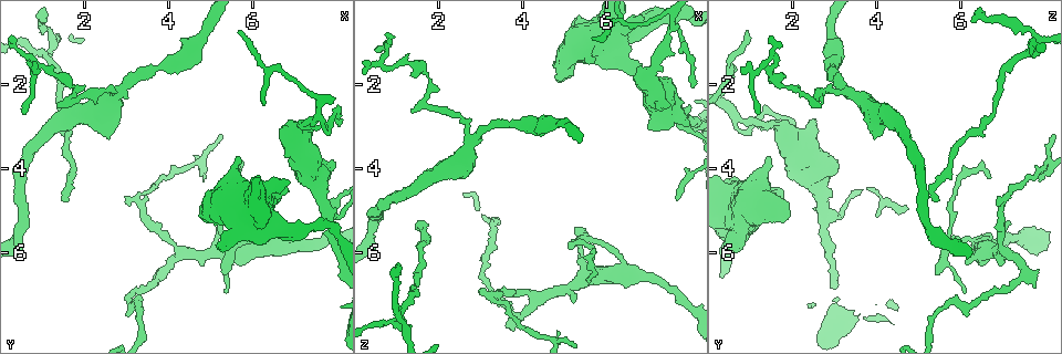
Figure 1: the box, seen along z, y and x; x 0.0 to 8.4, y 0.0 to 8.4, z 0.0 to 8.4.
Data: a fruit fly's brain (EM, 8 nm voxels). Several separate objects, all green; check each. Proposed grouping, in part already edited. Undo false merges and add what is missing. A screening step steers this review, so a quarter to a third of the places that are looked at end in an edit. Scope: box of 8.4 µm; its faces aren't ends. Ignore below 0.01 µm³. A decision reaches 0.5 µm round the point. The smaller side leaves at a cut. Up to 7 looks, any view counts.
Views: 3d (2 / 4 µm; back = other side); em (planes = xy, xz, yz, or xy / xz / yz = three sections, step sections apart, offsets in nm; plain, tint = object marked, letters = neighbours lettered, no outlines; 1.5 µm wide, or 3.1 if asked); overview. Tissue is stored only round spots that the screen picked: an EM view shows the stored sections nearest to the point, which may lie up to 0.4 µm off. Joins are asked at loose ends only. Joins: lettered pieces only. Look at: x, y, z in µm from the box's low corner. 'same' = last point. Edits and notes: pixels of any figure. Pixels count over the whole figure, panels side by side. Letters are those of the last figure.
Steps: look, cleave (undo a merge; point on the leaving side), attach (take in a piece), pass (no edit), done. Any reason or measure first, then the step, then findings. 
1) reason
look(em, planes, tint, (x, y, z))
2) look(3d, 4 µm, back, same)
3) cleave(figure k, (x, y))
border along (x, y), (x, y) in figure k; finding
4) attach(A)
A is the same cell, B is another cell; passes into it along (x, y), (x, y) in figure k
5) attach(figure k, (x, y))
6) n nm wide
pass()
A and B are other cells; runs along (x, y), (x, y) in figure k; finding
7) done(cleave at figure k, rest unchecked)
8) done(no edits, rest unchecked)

abrupt turn
look(em, planes, tint, (3.35, 4.75, 7.00))

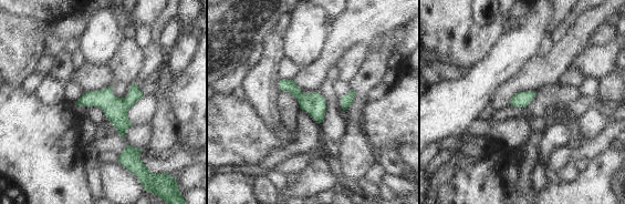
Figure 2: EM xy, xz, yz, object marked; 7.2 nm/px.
see the neighbours
look(em, planes, letters, same)

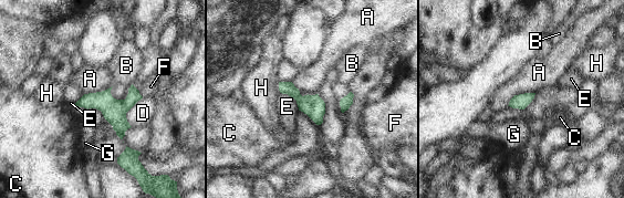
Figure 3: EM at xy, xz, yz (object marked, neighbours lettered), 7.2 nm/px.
160 nm wide
pass()
A, B, C, D, E, F, G and H are other cells; border along (143, 97), (126, 113), (131, 126) in figure 3; all the same neuron

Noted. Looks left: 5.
branch stops here
look(3d, 2 µm, back, (4.80, 4.30, 7.85))

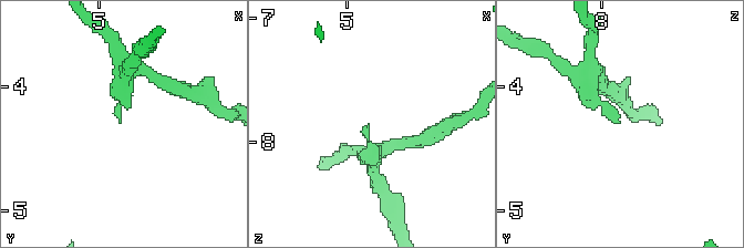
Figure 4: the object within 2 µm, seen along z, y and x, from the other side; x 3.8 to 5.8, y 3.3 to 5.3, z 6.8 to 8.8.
look(em, planes, tint, (4.82, 4.32, 7.84))

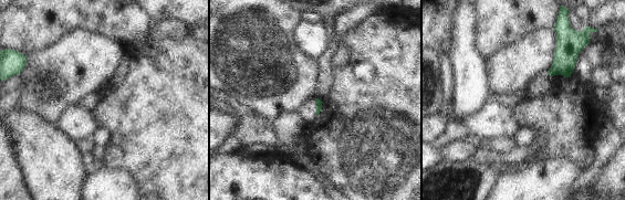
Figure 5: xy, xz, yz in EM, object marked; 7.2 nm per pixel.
look(em, planes, letters, same)

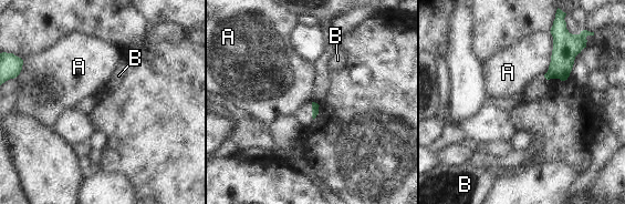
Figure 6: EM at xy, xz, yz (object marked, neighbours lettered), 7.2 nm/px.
pass()
A and B are other cells; border along (550, 31), (552, 54), (544, 74) in figure 6; no lettered piece goes on from it

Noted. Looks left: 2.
free end
look(em, xz, step 8, letters, (0.55, 2.75, 1.25))

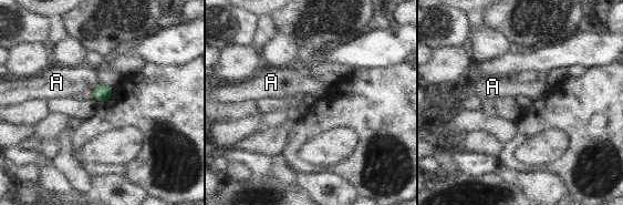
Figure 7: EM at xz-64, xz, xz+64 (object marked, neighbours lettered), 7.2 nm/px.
cut it another way
look(em, planes, letters, same)

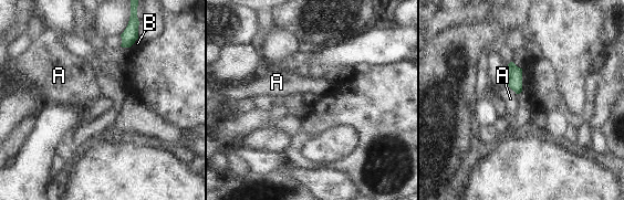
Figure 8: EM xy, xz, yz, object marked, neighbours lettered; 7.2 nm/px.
A touches over 120 nm
pass()
A and B are other cells; border along (506, 84), (517, 94) in figure 8; none of them fits

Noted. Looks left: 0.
done(no edits, rest unchecked)

